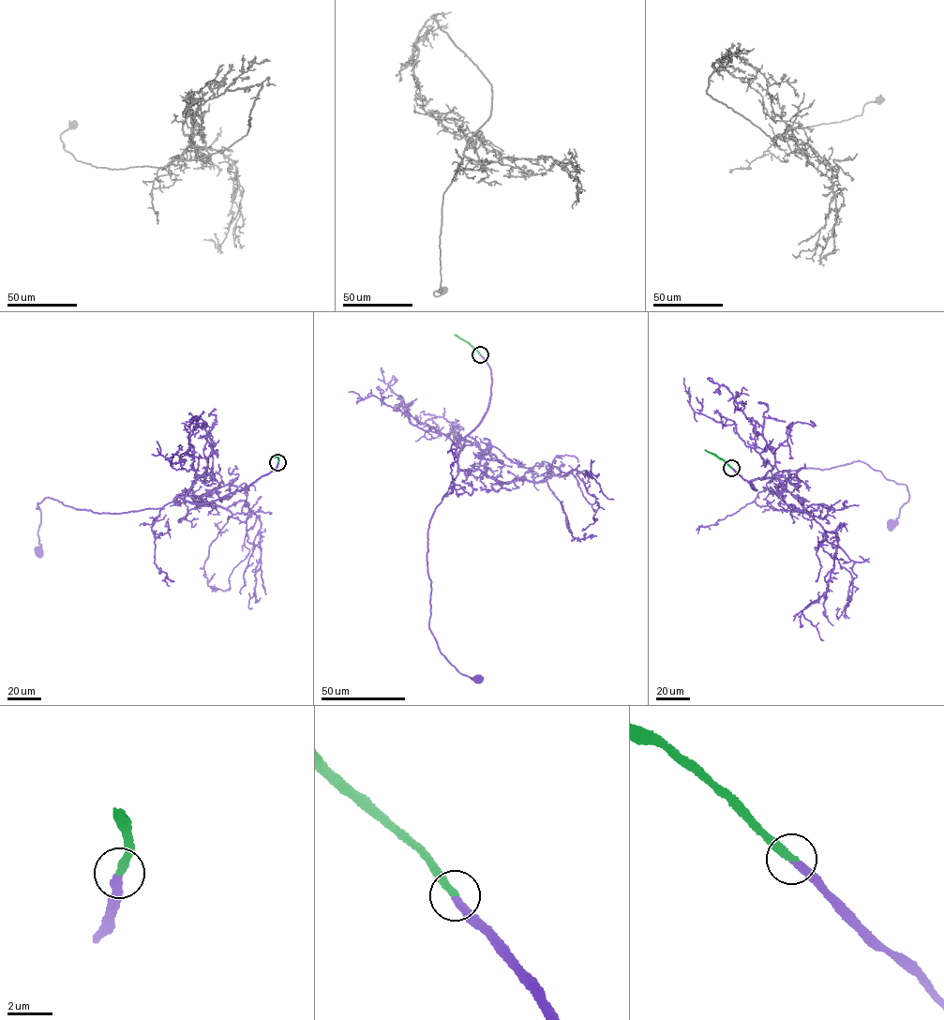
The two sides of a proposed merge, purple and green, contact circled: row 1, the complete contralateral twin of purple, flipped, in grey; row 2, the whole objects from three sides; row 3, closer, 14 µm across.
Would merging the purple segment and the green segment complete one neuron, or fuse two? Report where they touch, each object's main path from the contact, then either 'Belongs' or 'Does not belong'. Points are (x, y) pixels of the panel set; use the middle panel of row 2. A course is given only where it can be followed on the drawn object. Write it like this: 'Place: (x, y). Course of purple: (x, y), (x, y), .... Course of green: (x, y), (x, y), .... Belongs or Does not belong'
Place: (480, 354). Course of purple: (480, 354), (491, 374), (486, 411), (457, 443), (427, 558), (431, 633), (458, 672), (479, 679). Course of green: (480, 353), (454, 335). Belongs

